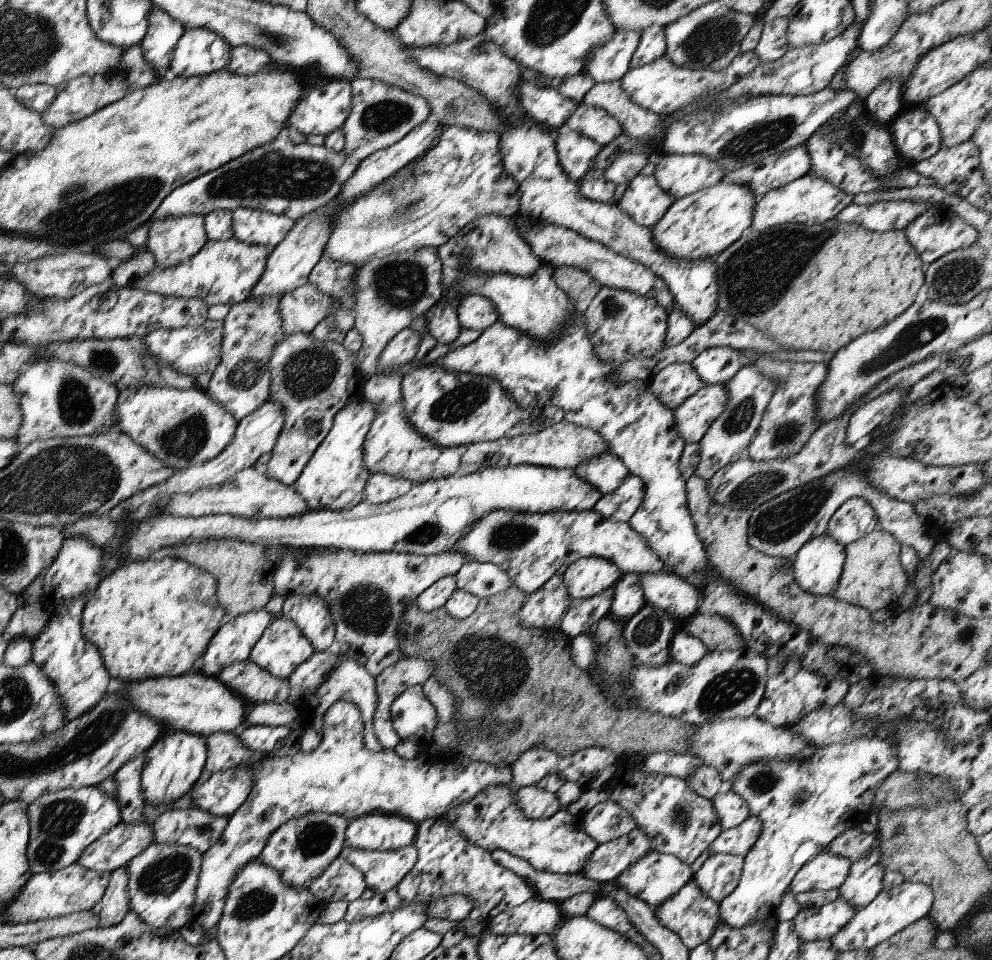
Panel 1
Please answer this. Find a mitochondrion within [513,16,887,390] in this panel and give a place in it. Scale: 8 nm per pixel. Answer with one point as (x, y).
(754, 277)

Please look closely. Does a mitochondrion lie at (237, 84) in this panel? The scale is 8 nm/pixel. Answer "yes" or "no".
no

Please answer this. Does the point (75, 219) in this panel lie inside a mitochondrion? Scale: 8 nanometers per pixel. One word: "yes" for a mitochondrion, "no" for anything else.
yes

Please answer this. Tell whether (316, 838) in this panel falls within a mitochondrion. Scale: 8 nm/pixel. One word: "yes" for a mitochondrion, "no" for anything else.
yes

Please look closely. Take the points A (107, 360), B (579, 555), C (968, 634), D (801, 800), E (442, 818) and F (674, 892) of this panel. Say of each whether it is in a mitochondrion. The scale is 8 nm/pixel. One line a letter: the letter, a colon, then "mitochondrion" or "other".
A: mitochondrion
B: other
C: mitochondrion
D: mitochondrion
E: other
F: other

